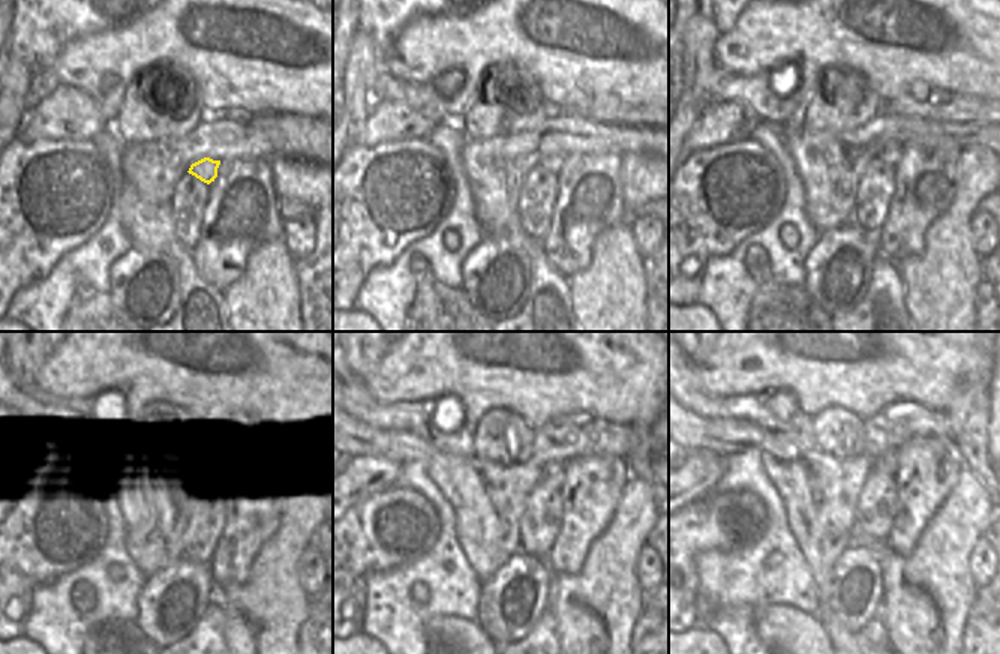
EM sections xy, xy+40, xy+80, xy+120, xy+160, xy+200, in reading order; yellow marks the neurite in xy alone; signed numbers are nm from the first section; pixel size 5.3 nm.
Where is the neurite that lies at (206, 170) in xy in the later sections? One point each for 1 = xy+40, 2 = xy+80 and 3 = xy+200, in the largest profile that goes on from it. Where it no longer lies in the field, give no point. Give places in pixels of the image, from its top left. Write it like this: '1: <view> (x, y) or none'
1: xy+40 (552, 164)
2: xy+80 (891, 152)
3: xy+200 (888, 462)

